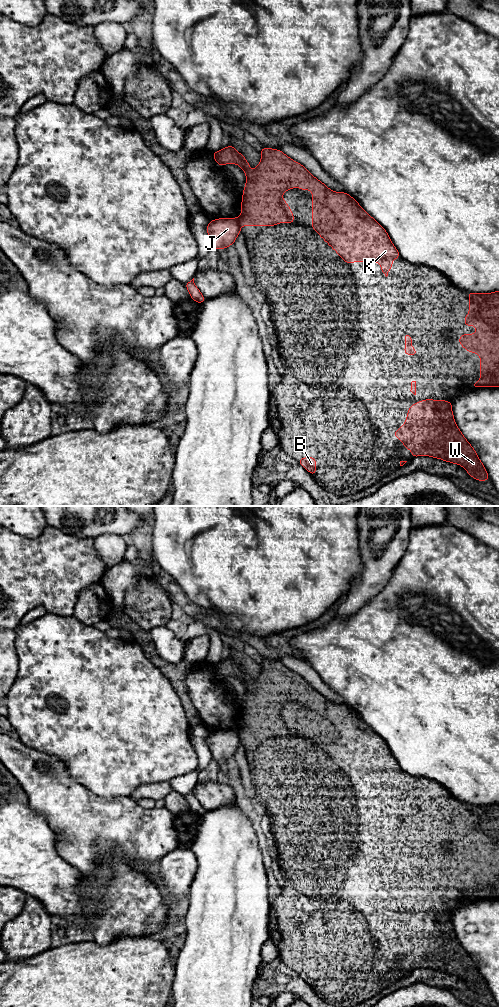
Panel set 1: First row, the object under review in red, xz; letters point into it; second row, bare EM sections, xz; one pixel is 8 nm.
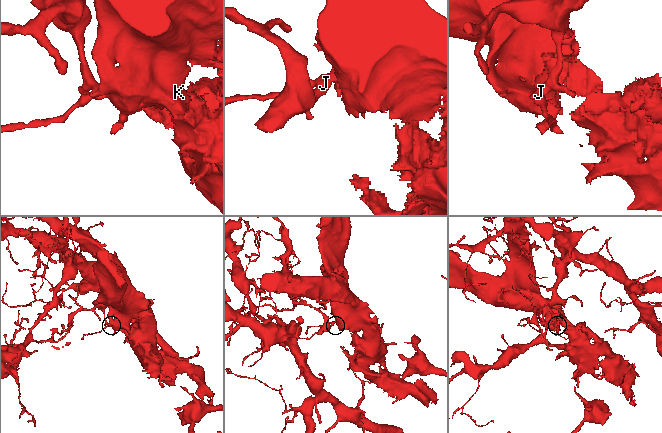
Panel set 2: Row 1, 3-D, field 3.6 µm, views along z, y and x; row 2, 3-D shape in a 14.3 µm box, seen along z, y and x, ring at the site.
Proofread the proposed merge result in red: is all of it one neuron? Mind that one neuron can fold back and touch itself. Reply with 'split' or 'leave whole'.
split

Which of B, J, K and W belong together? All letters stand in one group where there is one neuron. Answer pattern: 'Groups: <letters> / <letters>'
Groups: B K W / J

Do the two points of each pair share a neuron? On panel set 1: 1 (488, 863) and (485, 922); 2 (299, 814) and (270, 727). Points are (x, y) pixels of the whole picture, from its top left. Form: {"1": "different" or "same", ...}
{"1": "different", "2": "same"}

